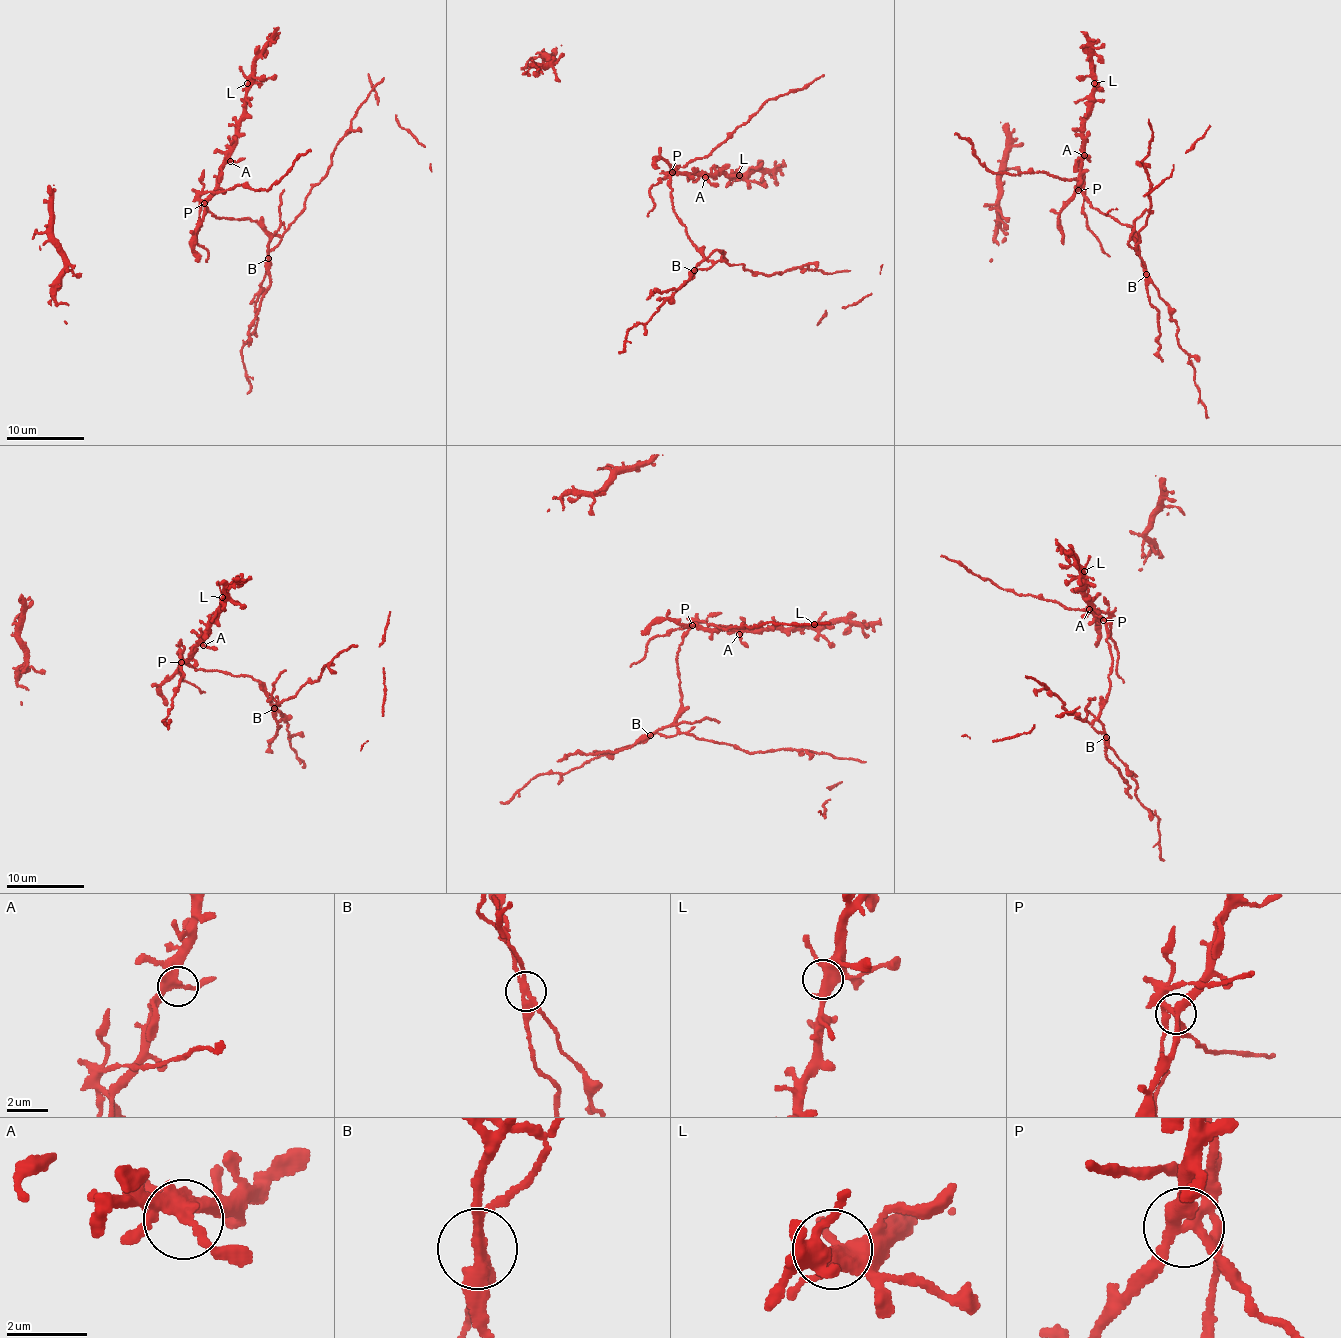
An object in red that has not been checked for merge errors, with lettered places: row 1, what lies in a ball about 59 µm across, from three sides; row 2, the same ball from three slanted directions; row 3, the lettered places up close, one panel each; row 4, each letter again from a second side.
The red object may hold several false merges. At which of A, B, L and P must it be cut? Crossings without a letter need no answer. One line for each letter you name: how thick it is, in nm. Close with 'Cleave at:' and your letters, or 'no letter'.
B: Thickness 280 nm
P: Thickness 300 nm
Cleave at: B, P

